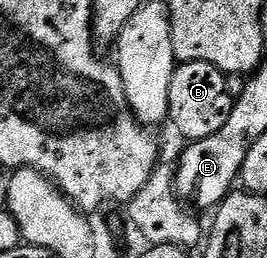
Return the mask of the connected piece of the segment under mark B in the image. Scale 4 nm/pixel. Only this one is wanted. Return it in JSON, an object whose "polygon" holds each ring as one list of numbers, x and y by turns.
{"polygon":[[183,62,174,66,169,89,168,121,173,122,174,128,185,137,186,143,215,136,215,132,227,124,227,116,231,116,234,101,231,92,227,92,225,73,215,68,215,64]]}

